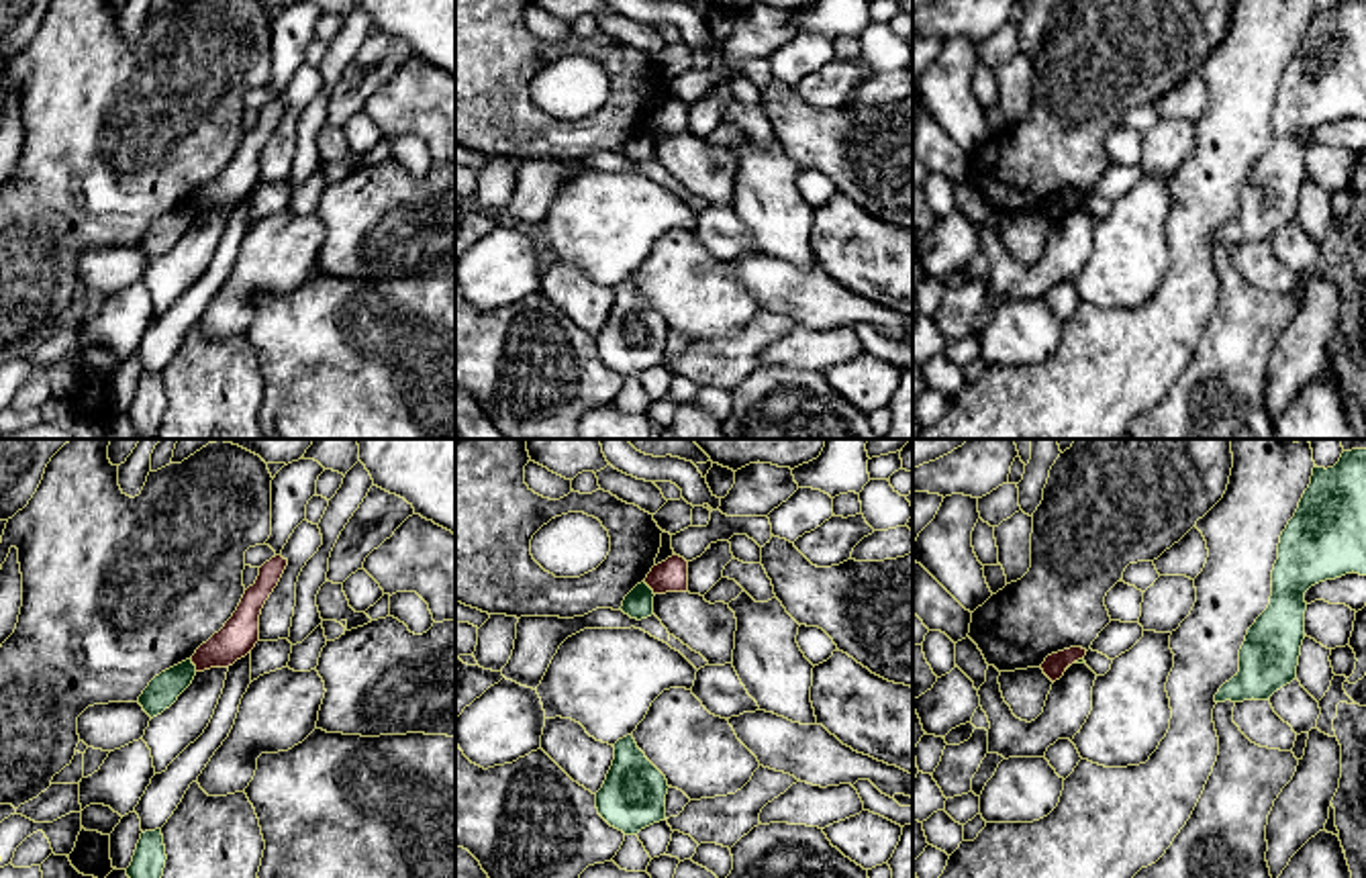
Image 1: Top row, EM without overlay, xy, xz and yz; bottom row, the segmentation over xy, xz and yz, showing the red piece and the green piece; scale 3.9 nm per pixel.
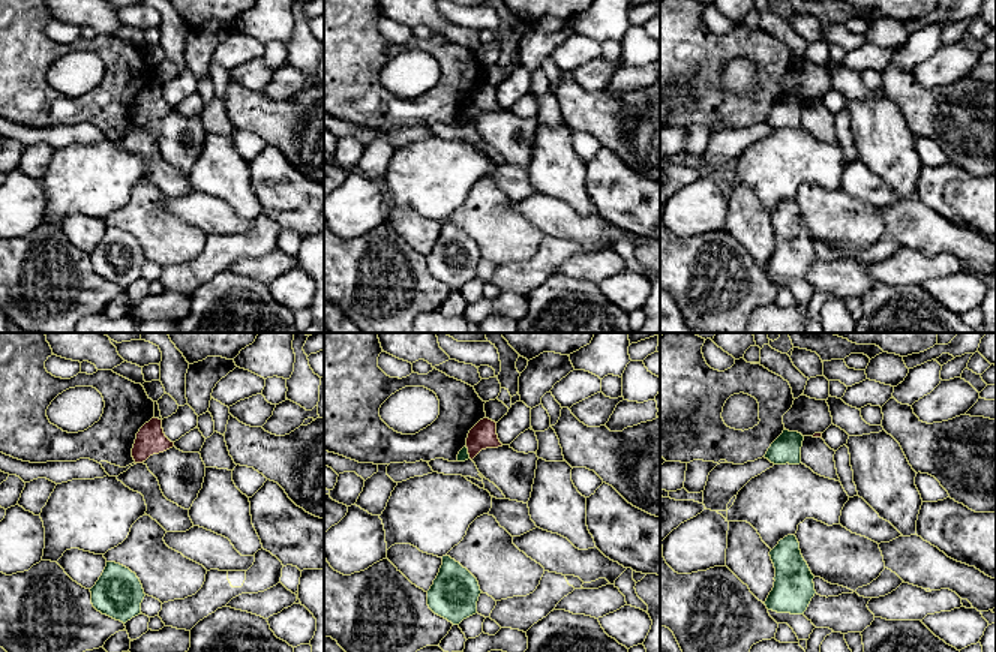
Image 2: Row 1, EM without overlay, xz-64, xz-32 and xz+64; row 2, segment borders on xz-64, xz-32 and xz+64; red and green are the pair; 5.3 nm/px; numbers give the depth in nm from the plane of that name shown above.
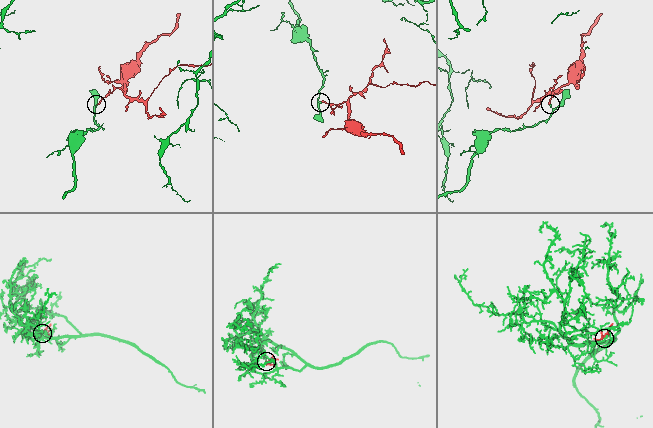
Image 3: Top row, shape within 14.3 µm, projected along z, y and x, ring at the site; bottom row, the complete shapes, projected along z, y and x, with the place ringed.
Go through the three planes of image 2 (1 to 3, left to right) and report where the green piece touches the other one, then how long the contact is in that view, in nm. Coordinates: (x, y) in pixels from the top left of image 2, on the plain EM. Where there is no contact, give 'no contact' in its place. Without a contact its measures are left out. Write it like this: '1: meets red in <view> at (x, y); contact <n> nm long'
1: no contact
2: meets red in xz-32 at (468, 116); contact 80 nm long
3: no contact

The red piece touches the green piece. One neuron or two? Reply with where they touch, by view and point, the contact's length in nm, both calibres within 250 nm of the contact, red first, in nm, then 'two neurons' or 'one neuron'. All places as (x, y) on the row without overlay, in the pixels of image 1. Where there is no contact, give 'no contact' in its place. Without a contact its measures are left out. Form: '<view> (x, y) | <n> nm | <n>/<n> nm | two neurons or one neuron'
xz (650, 129) | 70 nm | 130/110 nm | two neurons

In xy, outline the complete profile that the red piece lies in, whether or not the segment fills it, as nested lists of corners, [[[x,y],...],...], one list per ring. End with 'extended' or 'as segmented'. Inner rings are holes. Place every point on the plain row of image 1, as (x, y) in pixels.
[[[276,98],[259,110],[255,127],[245,133],[233,159],[192,198],[196,214],[204,214],[210,210],[229,210],[237,202],[251,196],[251,192],[259,184],[261,151],[278,129],[286,108],[288,102]]] | as segmented

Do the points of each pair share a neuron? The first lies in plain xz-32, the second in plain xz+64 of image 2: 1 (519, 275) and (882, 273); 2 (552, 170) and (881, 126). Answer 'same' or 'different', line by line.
1: different
2: same

